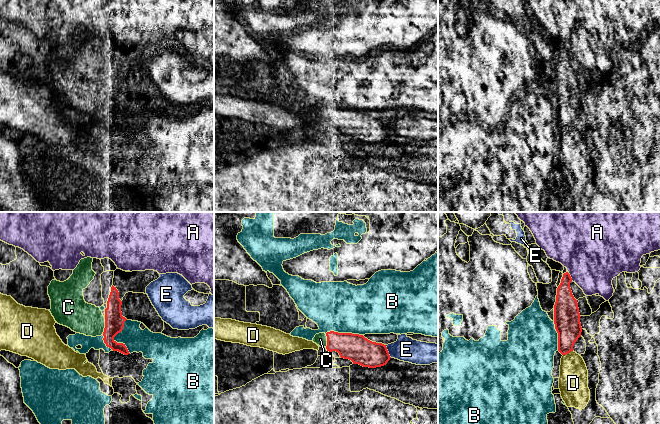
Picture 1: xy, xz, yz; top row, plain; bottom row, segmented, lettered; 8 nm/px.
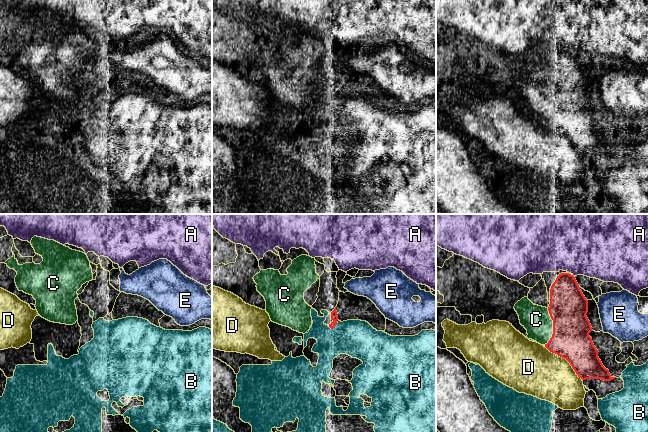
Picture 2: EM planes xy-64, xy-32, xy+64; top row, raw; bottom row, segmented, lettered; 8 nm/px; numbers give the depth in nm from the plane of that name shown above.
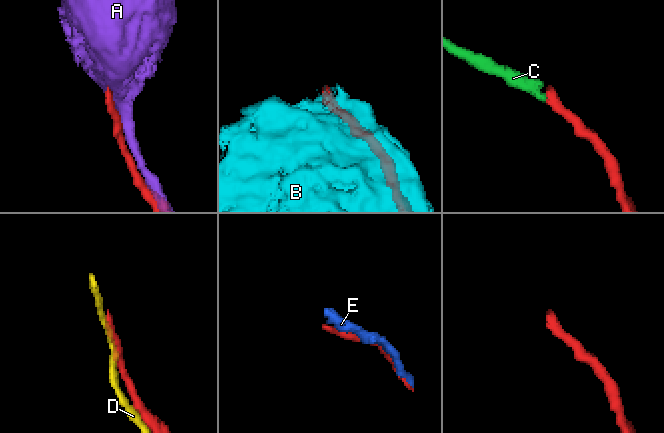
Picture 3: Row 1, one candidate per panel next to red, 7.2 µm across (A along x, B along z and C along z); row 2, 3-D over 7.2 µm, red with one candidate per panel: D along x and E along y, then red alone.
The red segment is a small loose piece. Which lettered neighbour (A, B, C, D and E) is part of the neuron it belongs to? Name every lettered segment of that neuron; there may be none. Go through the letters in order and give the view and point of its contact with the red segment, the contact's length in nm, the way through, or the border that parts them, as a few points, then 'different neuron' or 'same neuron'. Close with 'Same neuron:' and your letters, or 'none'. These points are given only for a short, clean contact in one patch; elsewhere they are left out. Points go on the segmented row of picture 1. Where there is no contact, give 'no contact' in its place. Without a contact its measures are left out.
A: meets red in yz at (570, 277); contact 70 nm long; different neuron
B: meets red in xy at (113, 338); contact 280 nm long; different neuron
C: meets red in xy at (105, 326); contact 130 nm long; same neuron
D: meets red in yz at (567, 353); contact 90 nm long; different neuron
E: meets red in xz at (387, 351); contact 120 nm long; different neuron
Same neuron: C

